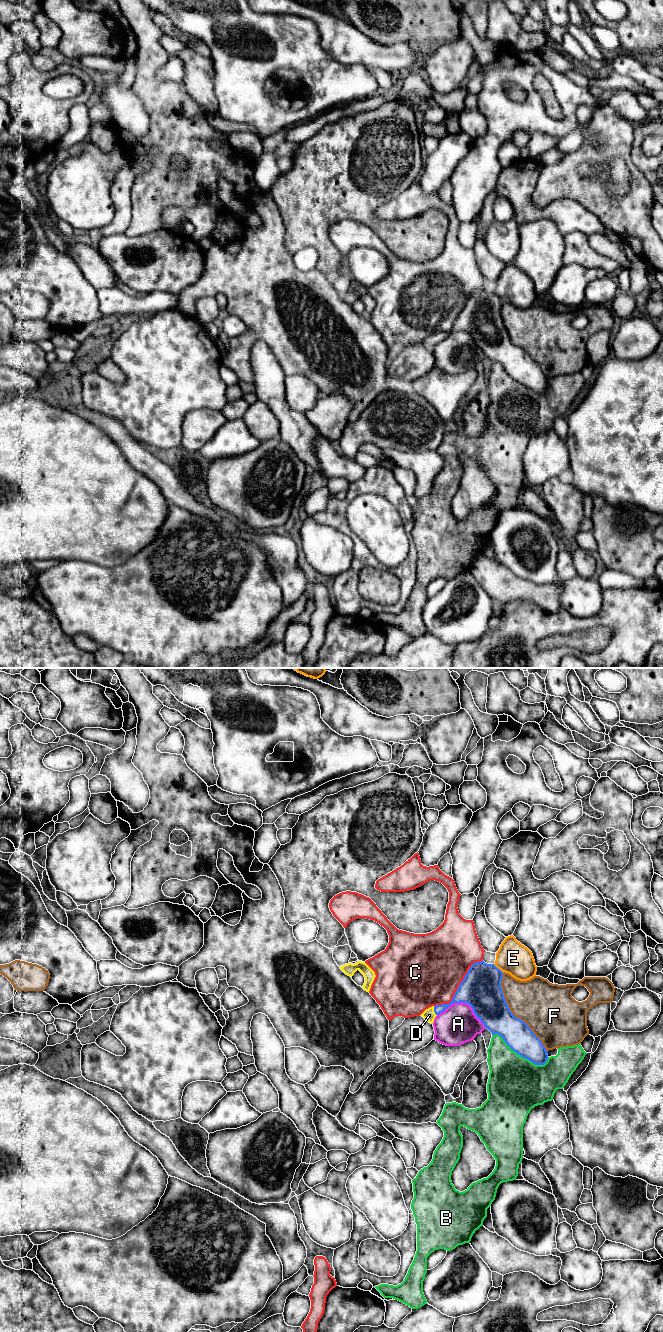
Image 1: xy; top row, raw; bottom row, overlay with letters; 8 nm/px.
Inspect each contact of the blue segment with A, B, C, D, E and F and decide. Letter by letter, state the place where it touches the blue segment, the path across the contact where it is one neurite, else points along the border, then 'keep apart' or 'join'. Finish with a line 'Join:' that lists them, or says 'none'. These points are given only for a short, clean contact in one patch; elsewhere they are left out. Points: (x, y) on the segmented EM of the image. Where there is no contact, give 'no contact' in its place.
A: meets blue in xy at (464, 1002); keep apart
B: meets blue in xy at (519, 1054); keep apart
C: meets blue in xy at (459, 986); keep apart
D: meets blue in xy at (434, 1011); runs through xy (460, 995), (448, 1005), (434, 1011), (429, 1015); join
E: meets blue in xy at (497, 968); keep apart
F: meets blue in xy at (512, 1014); keep apart
Join: D

